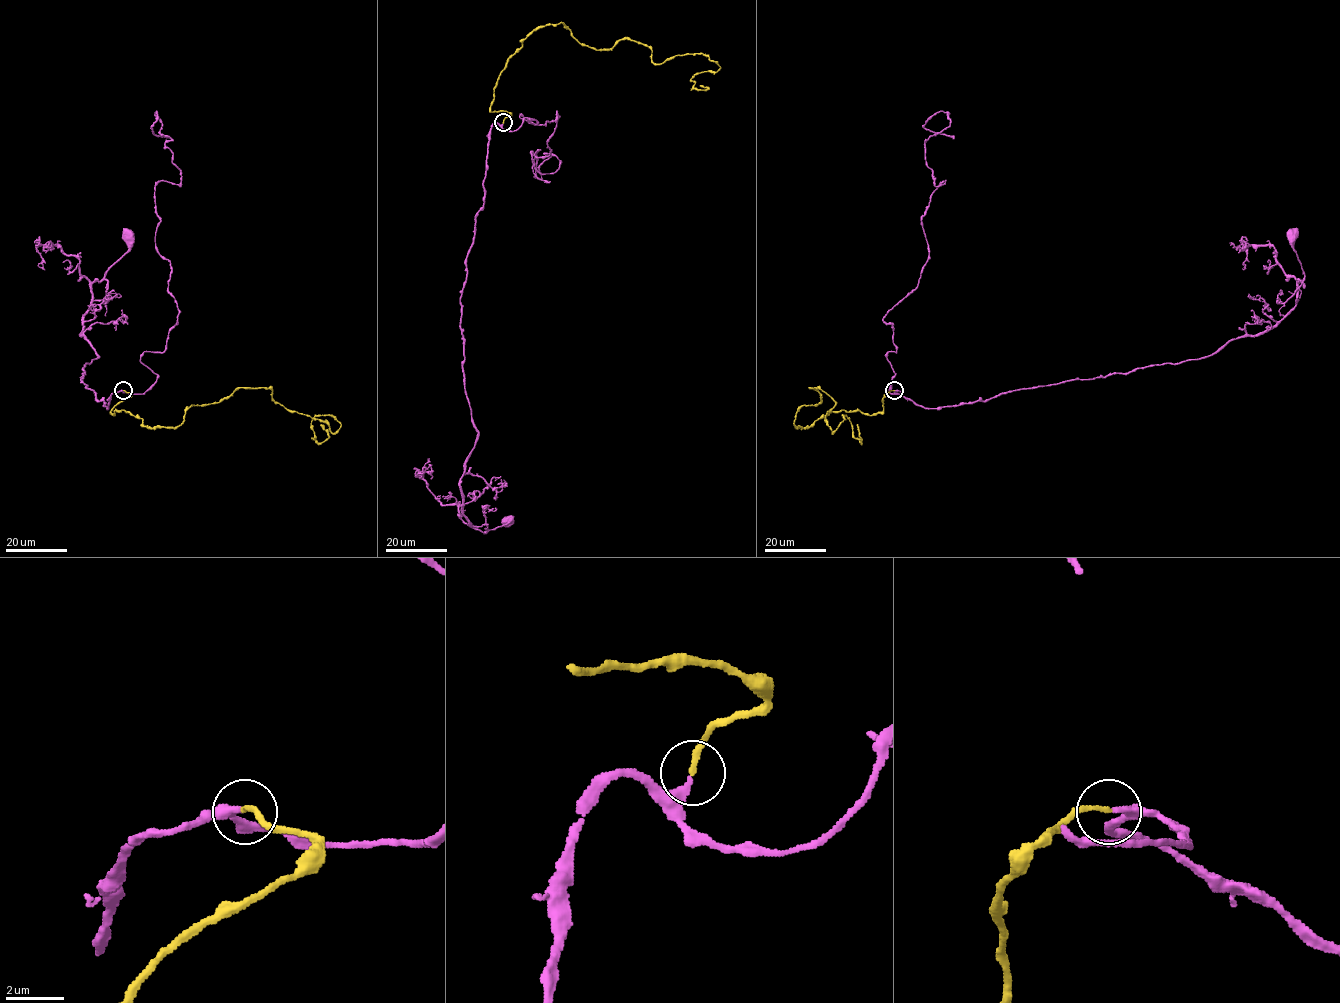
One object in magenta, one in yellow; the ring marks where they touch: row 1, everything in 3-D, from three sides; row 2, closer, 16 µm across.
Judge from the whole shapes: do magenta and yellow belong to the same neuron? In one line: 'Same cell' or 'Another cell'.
Same cell

